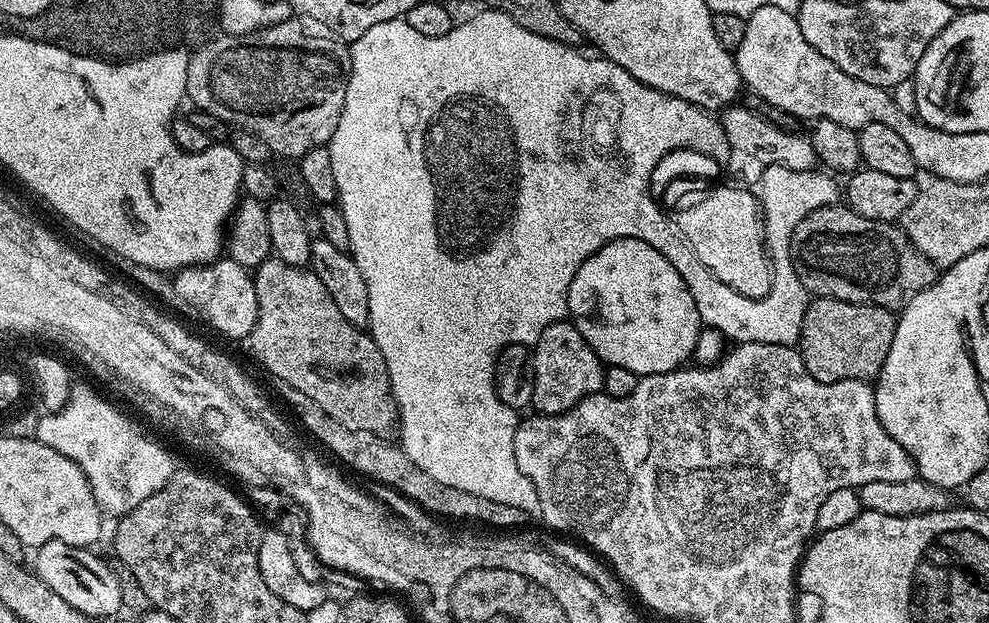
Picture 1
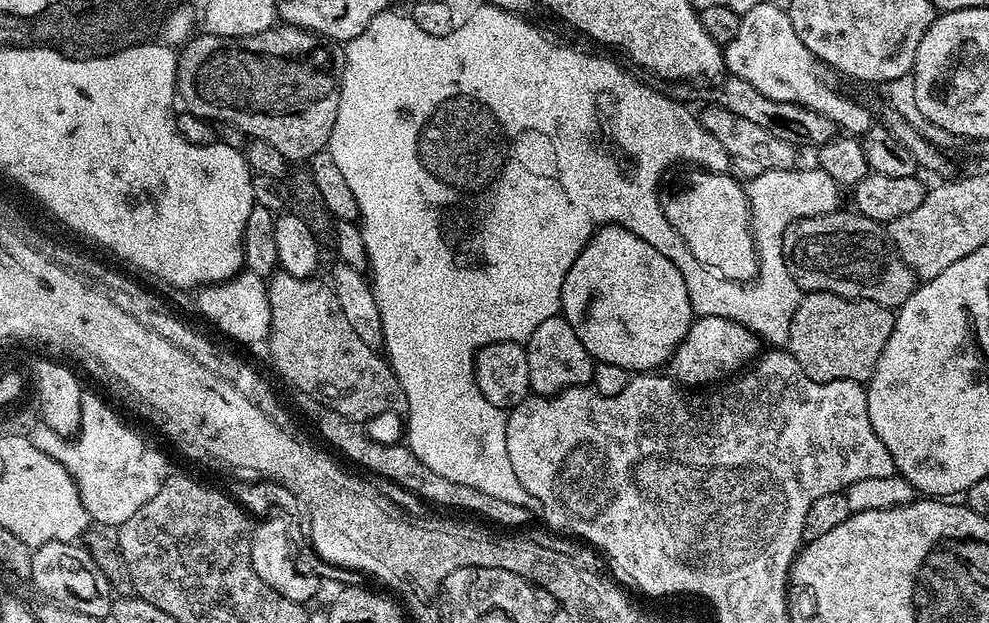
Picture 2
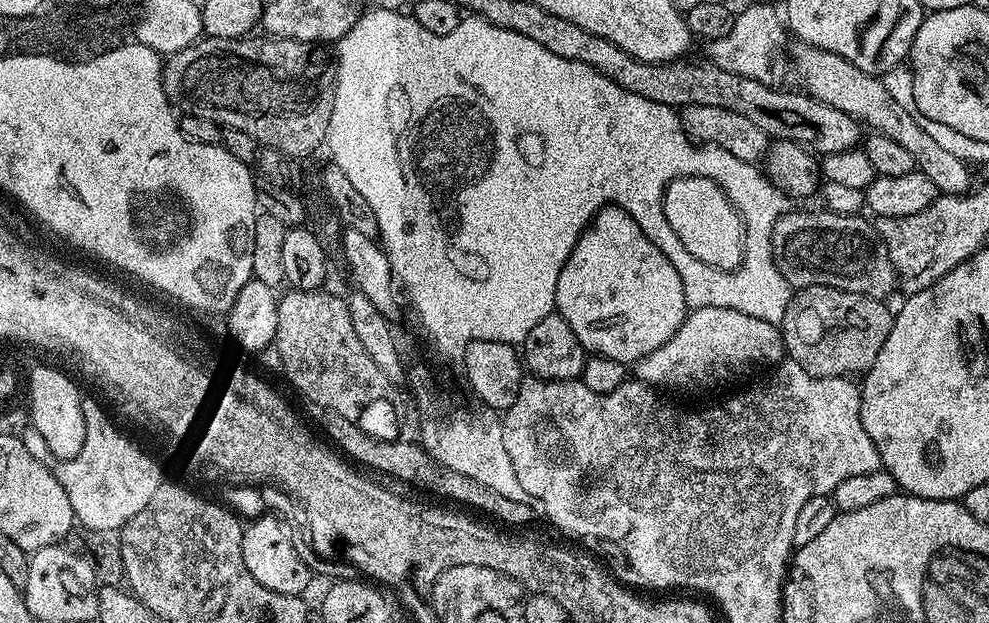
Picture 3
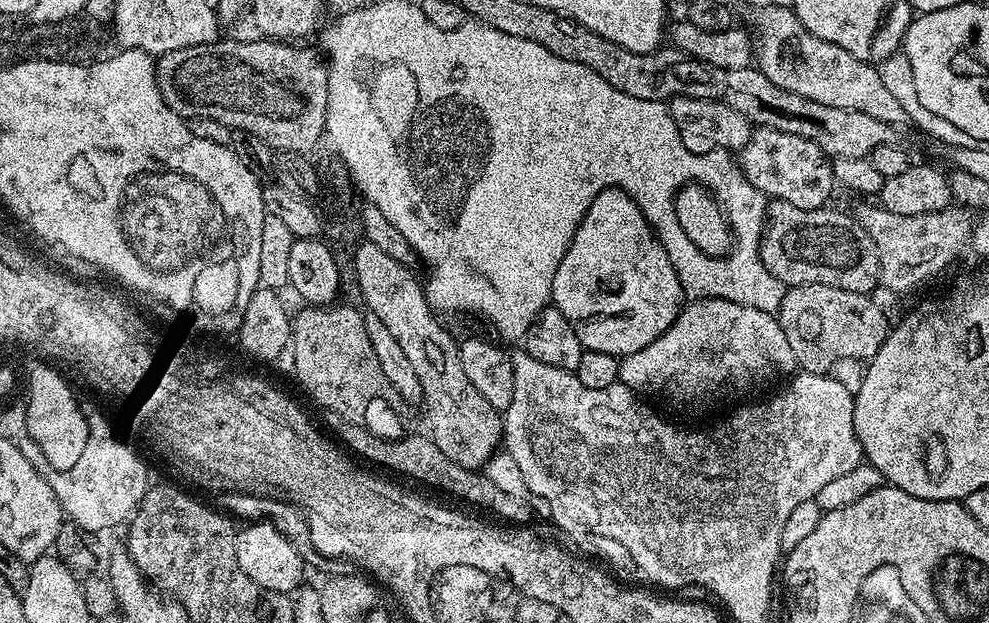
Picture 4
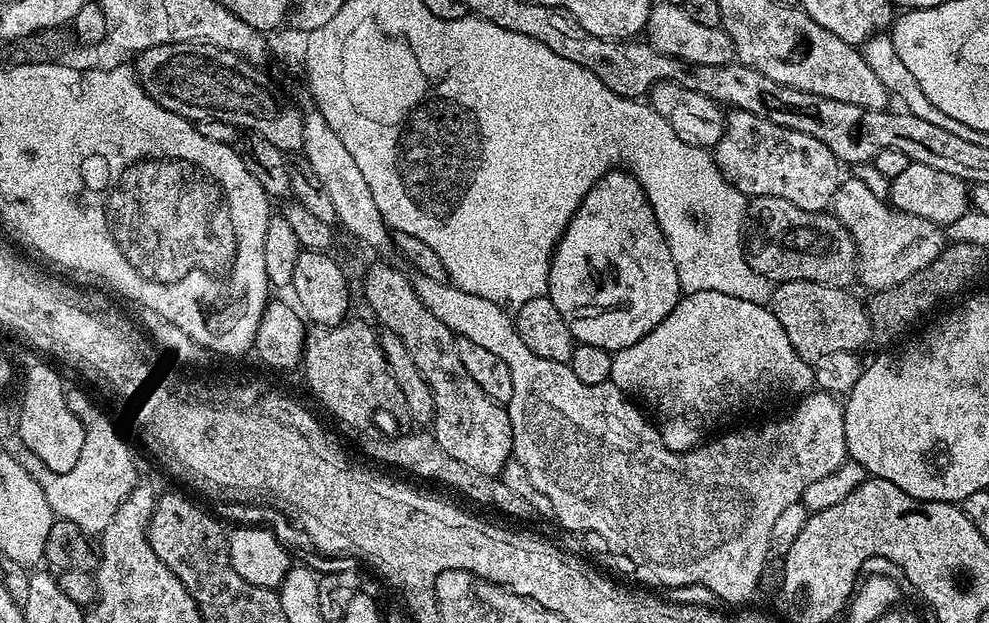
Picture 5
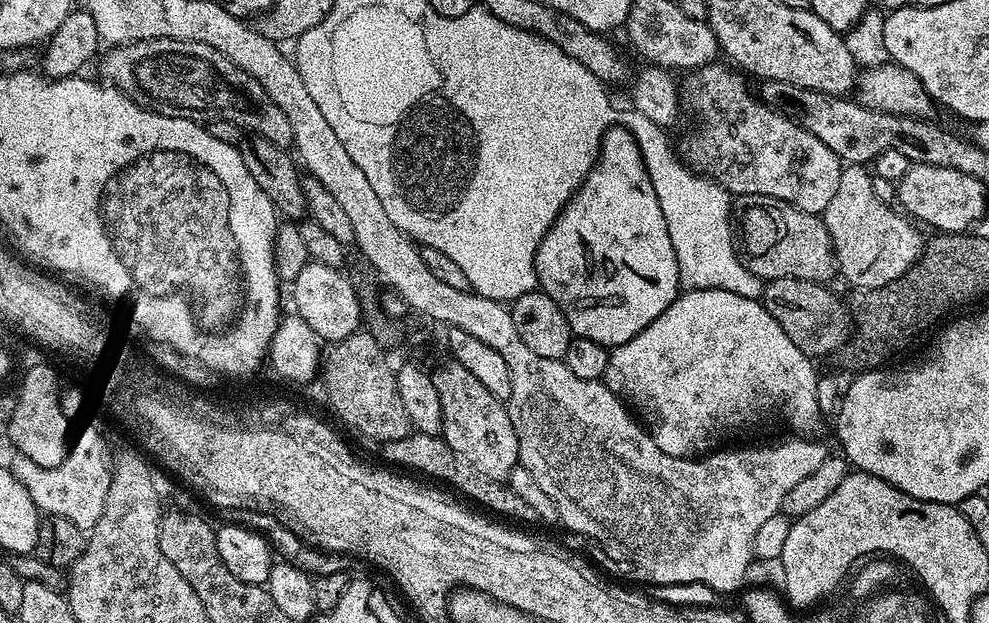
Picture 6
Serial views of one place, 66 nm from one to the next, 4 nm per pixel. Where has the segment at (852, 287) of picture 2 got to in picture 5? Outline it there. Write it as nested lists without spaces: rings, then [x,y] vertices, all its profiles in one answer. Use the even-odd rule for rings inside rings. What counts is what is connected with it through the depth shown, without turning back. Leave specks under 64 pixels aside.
[[[753,196],[748,200],[746,213],[746,255],[748,265],[767,280],[805,280],[818,282],[835,288],[848,288],[851,280],[858,276],[856,243],[842,226],[842,222],[827,211],[811,212],[794,206],[794,202],[786,202],[786,198],[773,196]]]

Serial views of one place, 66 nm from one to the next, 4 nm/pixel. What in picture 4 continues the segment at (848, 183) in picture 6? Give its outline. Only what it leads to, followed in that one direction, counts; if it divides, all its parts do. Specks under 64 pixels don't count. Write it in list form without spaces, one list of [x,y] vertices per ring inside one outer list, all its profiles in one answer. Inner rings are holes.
[[[864,202],[860,209],[854,212],[860,225],[866,230],[878,250],[878,262],[880,263],[880,284],[883,287],[893,288],[896,292],[908,292],[919,289],[919,283],[923,279],[939,277],[944,267],[959,254],[963,248],[967,249],[972,234],[973,217],[965,209],[959,206],[949,206],[931,212],[930,214],[890,214],[890,210],[877,206],[872,202]]]

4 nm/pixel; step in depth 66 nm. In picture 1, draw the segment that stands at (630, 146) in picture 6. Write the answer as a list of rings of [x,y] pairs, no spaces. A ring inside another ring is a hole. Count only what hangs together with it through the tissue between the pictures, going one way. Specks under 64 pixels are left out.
[[[638,238],[606,242],[606,246],[590,254],[590,258],[578,266],[578,274],[574,274],[570,281],[568,316],[578,334],[586,338],[590,350],[598,354],[605,366],[634,370],[637,378],[666,374],[687,365],[693,359],[692,350],[702,331],[698,306],[694,306],[694,298],[690,298],[686,282],[682,282],[682,274],[678,274],[678,270],[674,270],[674,266],[670,266],[670,262],[666,262],[666,258],[658,254],[647,240]]]

